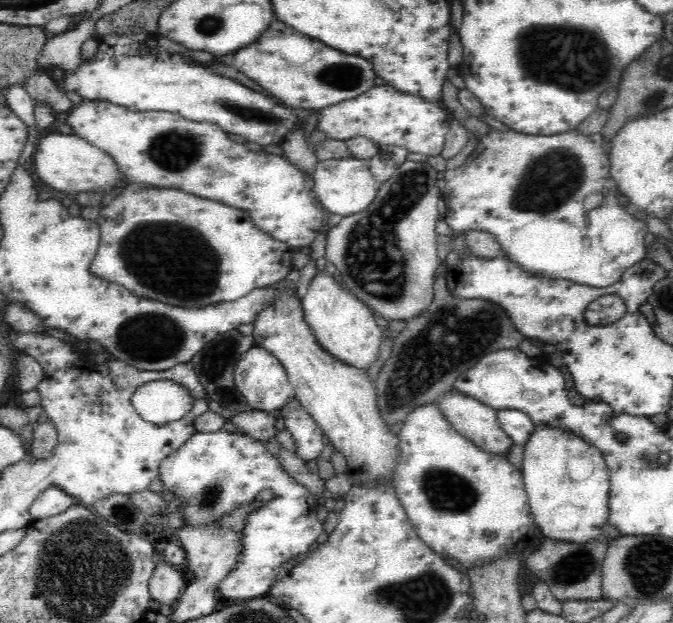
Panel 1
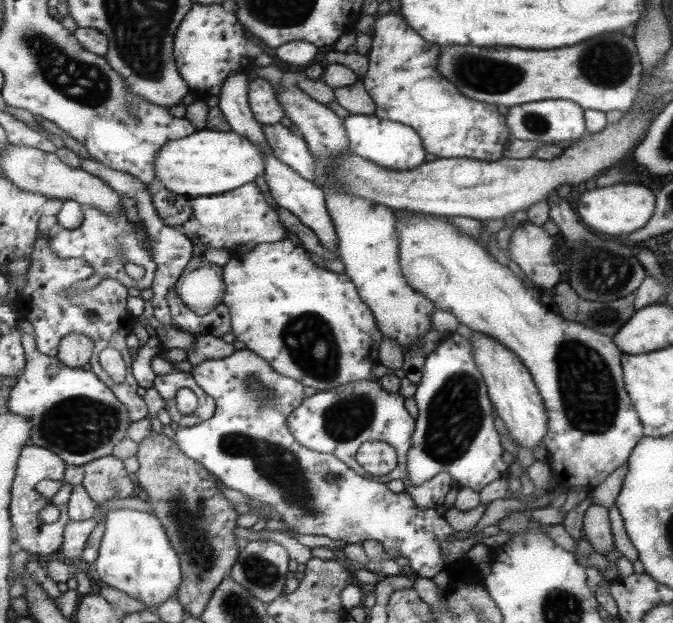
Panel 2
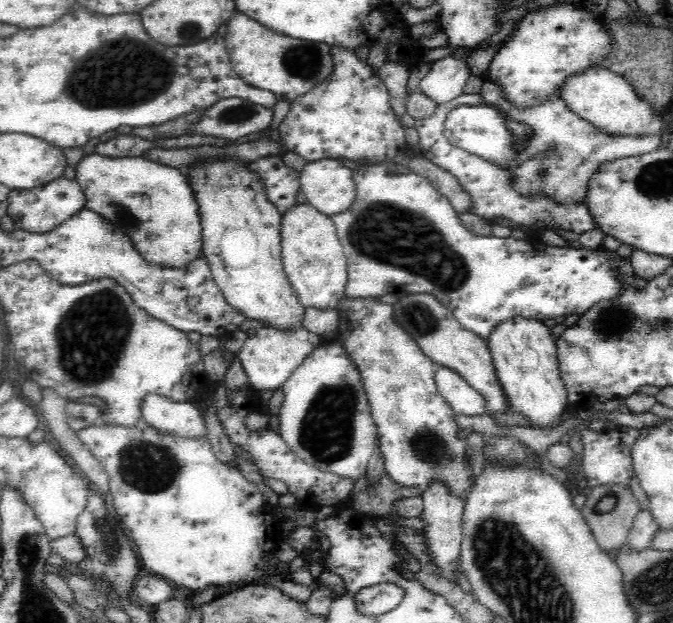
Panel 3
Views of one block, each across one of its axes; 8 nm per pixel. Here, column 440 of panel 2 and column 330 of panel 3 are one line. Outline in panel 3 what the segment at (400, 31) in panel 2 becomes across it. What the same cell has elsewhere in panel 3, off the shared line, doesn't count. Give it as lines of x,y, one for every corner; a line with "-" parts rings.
334,46
330,48
330,56
332,78
292,100
290,112
278,128
288,152
302,156
308,164
318,160
394,160
408,148
408,142
404,138
404,126
392,112
386,84
366,62
358,60
354,48

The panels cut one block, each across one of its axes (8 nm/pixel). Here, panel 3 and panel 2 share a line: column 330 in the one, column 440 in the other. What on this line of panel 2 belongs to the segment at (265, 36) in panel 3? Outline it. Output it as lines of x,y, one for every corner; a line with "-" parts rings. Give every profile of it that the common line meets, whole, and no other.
621,34
597,36
593,40
585,40
585,44
577,44
577,48
559,48
559,50
519,50
519,48
475,48
475,46
441,46
439,66
443,78
449,76
453,84
471,100
481,100
487,104
503,104
507,108
521,104
535,104
539,100
571,100
579,104
583,110
607,112
621,110
623,114
633,108
639,96
641,80
643,80
643,64
637,52
637,44
633,38

